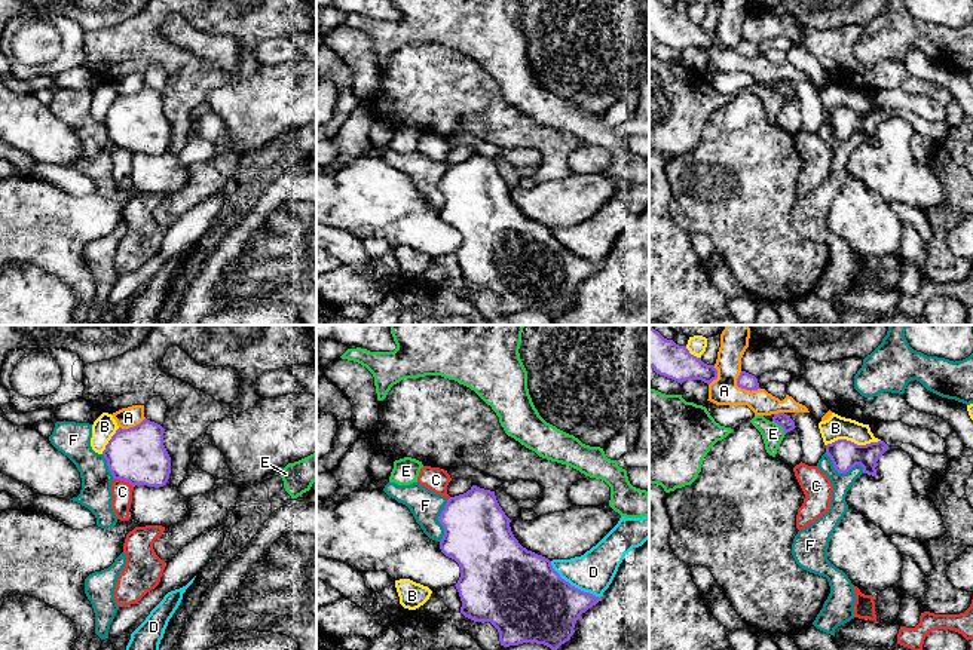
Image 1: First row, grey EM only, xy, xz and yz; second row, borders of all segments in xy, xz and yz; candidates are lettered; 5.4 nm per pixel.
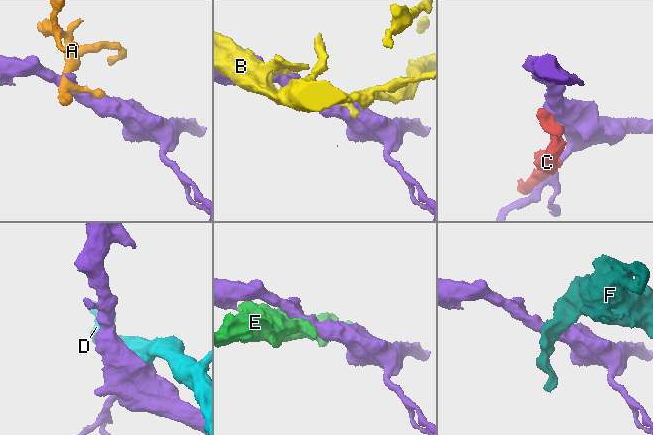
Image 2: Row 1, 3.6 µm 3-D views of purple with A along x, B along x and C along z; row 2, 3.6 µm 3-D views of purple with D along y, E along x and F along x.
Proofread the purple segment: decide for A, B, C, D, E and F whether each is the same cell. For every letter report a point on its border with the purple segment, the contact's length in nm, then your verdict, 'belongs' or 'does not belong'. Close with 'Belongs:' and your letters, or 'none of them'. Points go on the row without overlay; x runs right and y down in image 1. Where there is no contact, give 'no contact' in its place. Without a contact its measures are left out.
A: contact yz (743, 55); length 150 nm; does not belong
B: contact yz (853, 110); length 300 nm; does not belong
C: contact xy (125, 149); length 120 nm; does not belong
D: contact xz (571, 253); length 340 nm; does not belong
E: contact yz (780, 92); length 100 nm; does not belong
F: contact yz (843, 140); length 240 nm; does not belong
Belongs: none of them

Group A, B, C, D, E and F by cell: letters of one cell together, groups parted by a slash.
A / B / C / D / E / F

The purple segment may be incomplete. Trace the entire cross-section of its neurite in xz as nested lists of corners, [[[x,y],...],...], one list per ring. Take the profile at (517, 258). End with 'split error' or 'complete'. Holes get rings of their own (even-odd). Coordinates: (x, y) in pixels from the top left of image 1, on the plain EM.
[[[472,153],[447,168],[438,188],[444,196],[440,217],[461,234],[455,252],[462,269],[461,280],[474,289],[490,289],[504,315],[536,310],[556,319],[570,307],[579,283],[600,269],[562,246],[548,226],[518,211],[495,159]]] | complete

